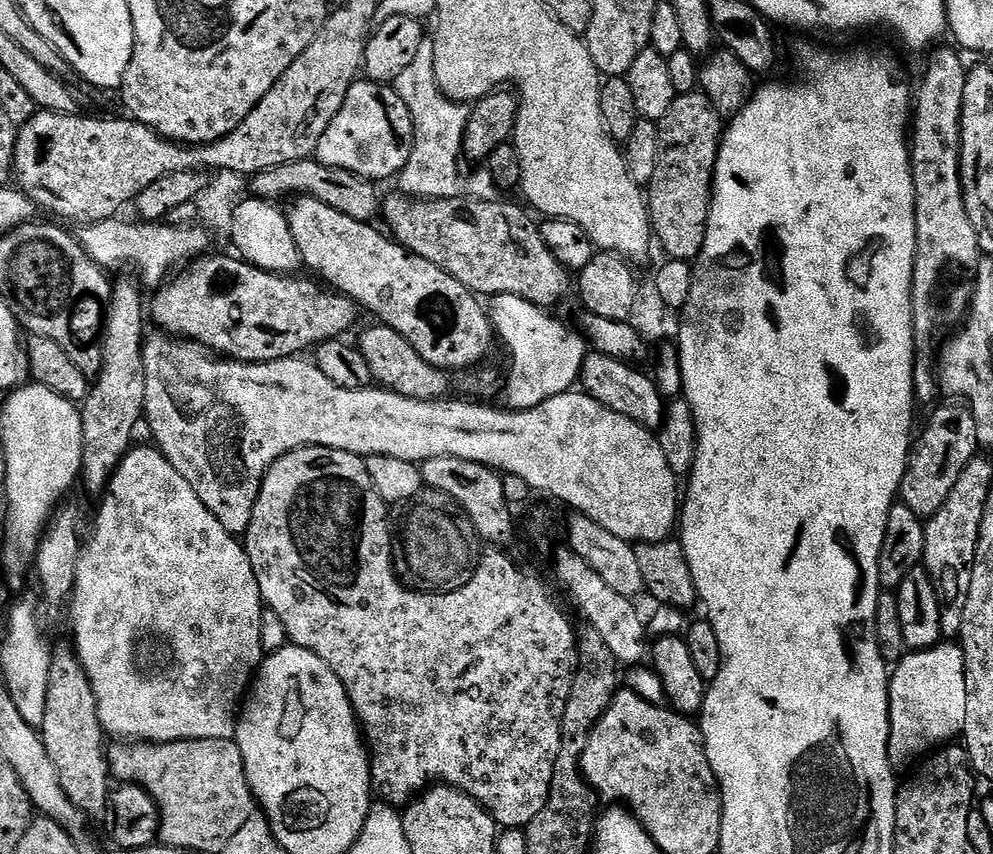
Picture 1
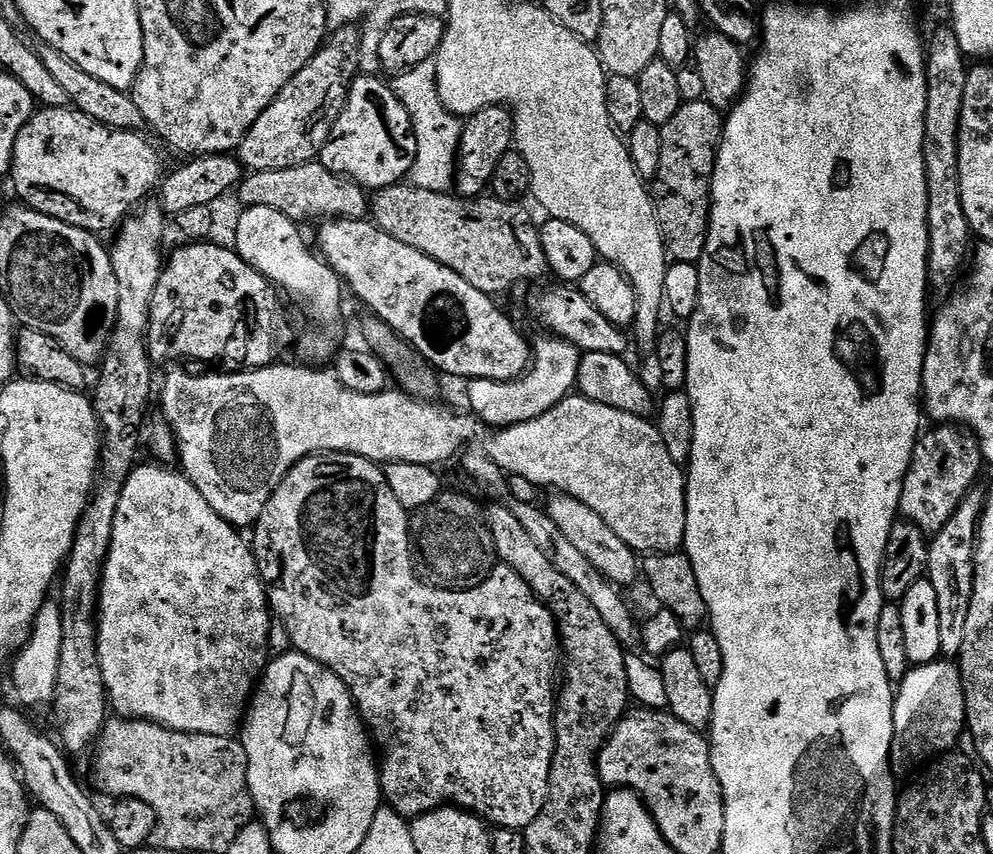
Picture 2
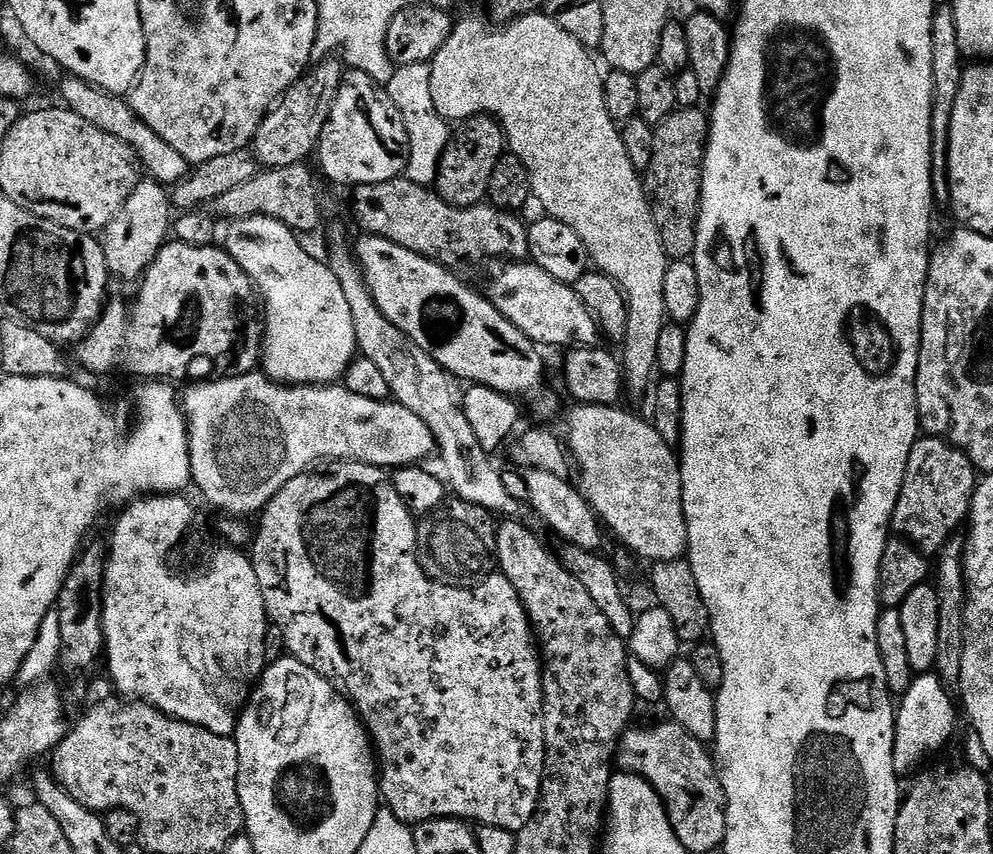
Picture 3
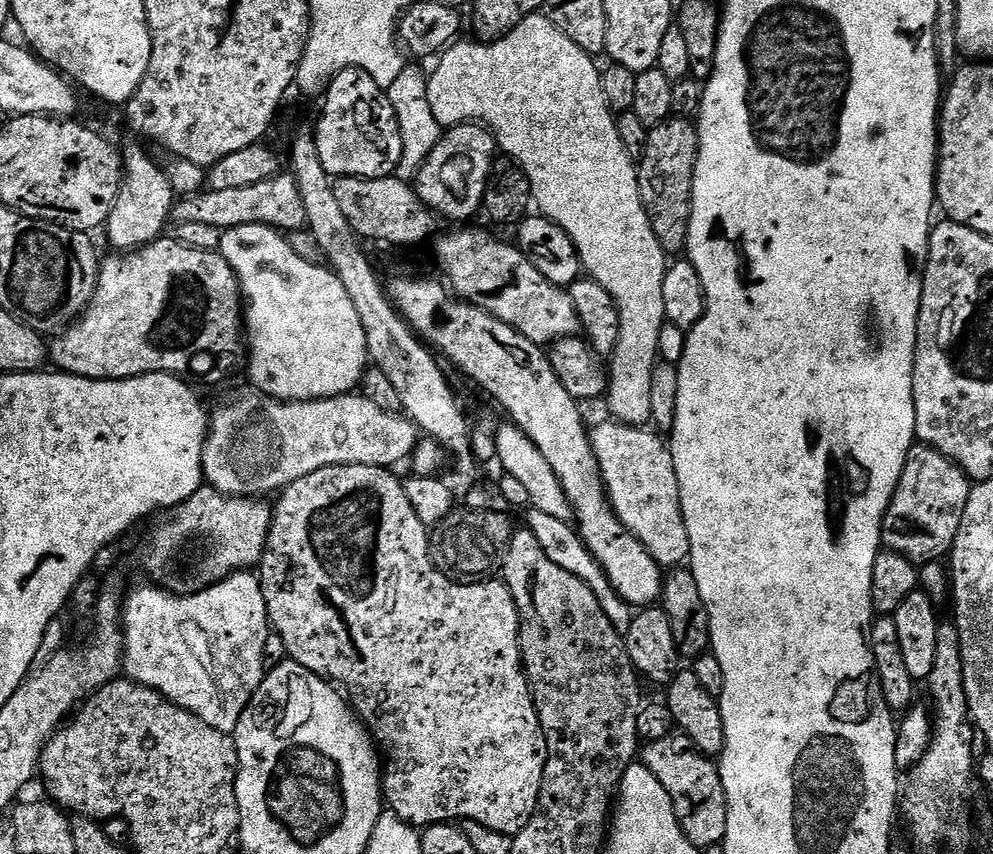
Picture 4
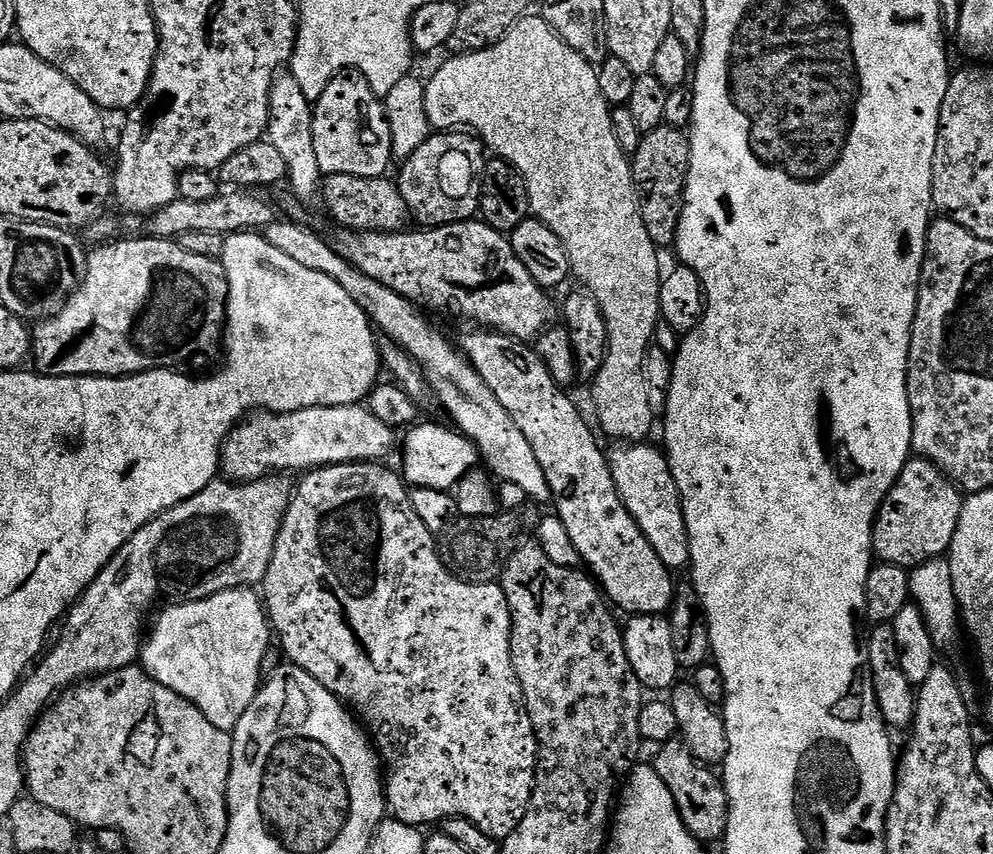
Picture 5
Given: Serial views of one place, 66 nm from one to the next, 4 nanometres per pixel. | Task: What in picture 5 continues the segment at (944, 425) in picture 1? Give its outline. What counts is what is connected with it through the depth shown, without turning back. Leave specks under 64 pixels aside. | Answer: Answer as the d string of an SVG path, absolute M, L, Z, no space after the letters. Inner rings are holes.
M909 458L894 486L880 503L872 526L872 550L877 561L913 569L928 560L939 560L952 545L965 497L937 464Z

